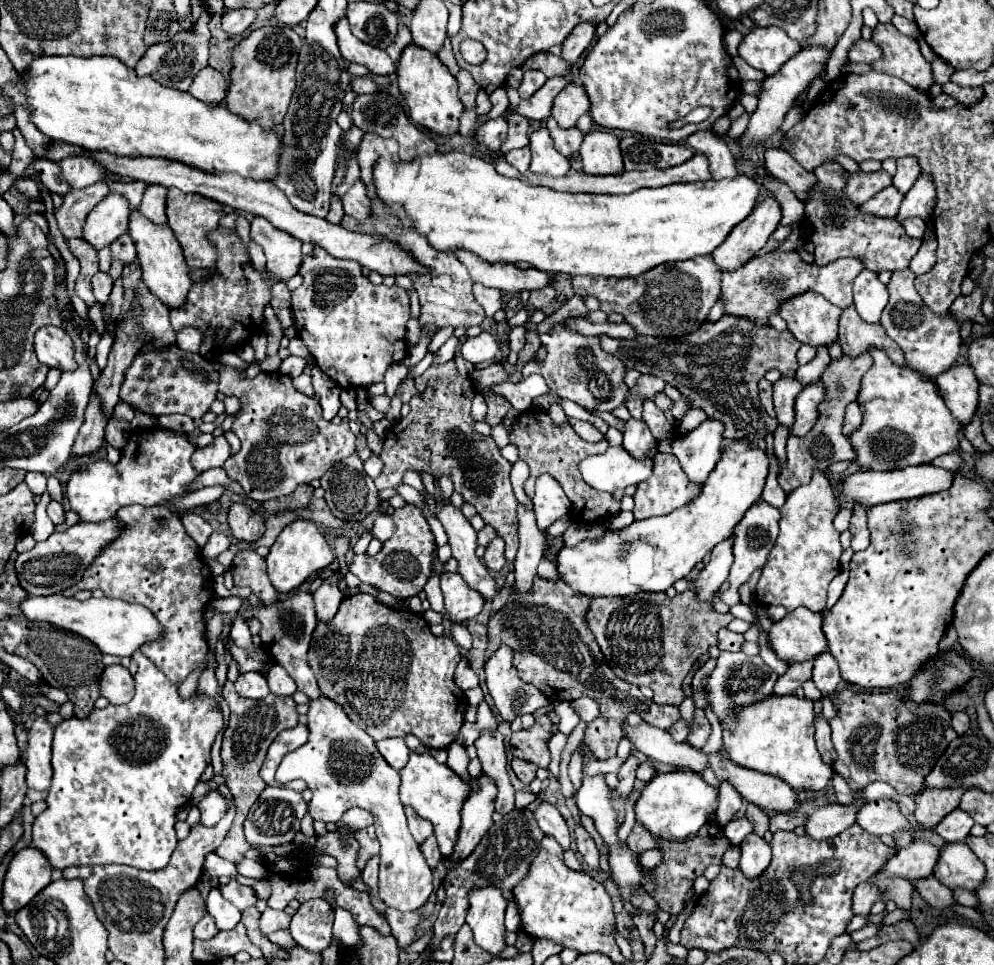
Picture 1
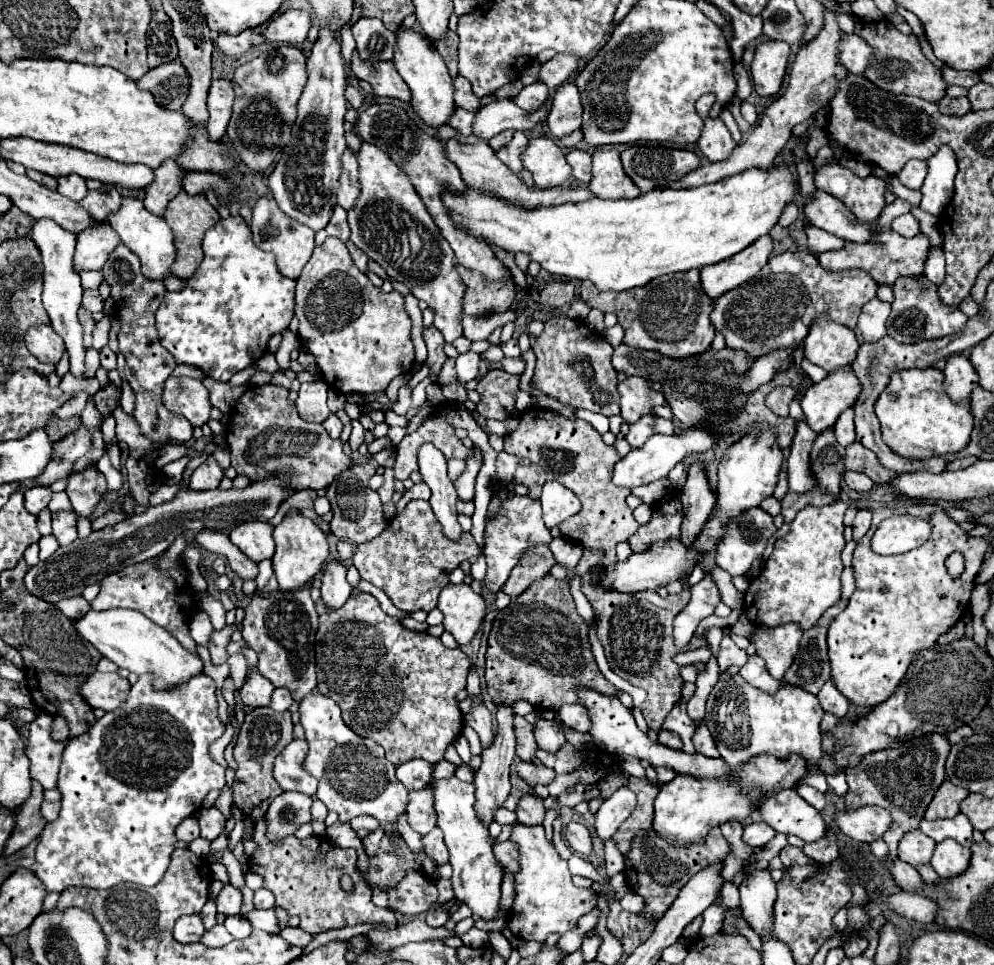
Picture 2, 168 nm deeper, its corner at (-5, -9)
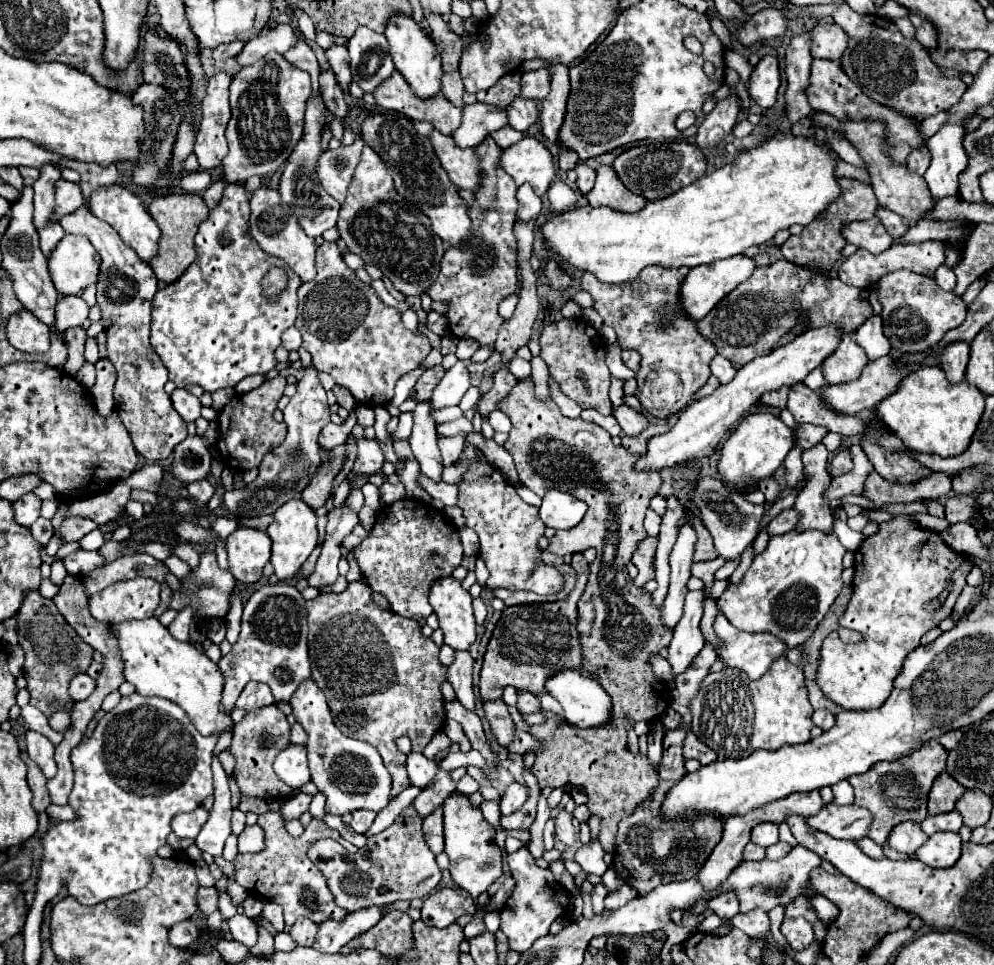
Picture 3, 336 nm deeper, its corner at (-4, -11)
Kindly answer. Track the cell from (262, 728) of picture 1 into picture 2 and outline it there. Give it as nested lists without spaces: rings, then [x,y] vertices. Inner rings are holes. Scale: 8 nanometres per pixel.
[[[257,708],[257,710],[249,712],[243,720],[241,732],[239,732],[235,748],[233,748],[233,758],[237,762],[235,784],[233,784],[233,802],[243,812],[243,822],[245,822],[245,834],[241,838],[243,842],[253,840],[255,824],[265,816],[271,800],[283,792],[279,788],[279,784],[273,780],[273,760],[291,740],[293,740],[293,722],[291,722],[289,710],[275,712],[271,708]]]

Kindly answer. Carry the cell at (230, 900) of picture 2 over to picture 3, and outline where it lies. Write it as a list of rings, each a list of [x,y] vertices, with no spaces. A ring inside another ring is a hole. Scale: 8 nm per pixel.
[[[200,888],[196,896],[196,906],[202,914],[210,916],[218,910],[218,892],[214,888]]]

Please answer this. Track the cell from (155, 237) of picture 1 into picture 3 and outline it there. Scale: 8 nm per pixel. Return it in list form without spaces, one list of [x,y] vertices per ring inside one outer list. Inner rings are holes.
[[[112,184],[112,186],[108,186],[108,188],[100,186],[100,188],[96,188],[96,190],[92,192],[92,196],[88,198],[86,206],[88,206],[88,210],[90,210],[96,218],[108,222],[108,224],[120,234],[120,238],[124,240],[124,244],[128,244],[130,248],[134,248],[136,254],[138,254],[144,262],[150,262],[150,258],[156,256],[156,252],[158,252],[158,238],[160,238],[162,232],[160,232],[158,224],[150,218],[150,214],[148,214],[148,210],[144,208],[144,204],[142,204],[128,188],[122,188],[122,186],[118,186],[118,184]]]

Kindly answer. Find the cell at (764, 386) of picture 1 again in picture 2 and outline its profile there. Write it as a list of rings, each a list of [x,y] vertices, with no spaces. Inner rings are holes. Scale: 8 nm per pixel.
[[[783,386],[783,388],[775,388],[769,396],[767,396],[767,408],[777,414],[777,416],[783,416],[787,418],[789,416],[789,402],[795,398],[795,390],[789,388],[789,386]]]

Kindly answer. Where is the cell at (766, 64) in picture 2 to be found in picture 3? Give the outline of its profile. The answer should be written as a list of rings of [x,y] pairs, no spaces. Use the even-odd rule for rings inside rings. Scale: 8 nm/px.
[[[764,56],[756,64],[756,68],[748,80],[748,92],[758,106],[772,108],[776,102],[778,86],[780,86],[778,60],[776,60],[776,56]]]

